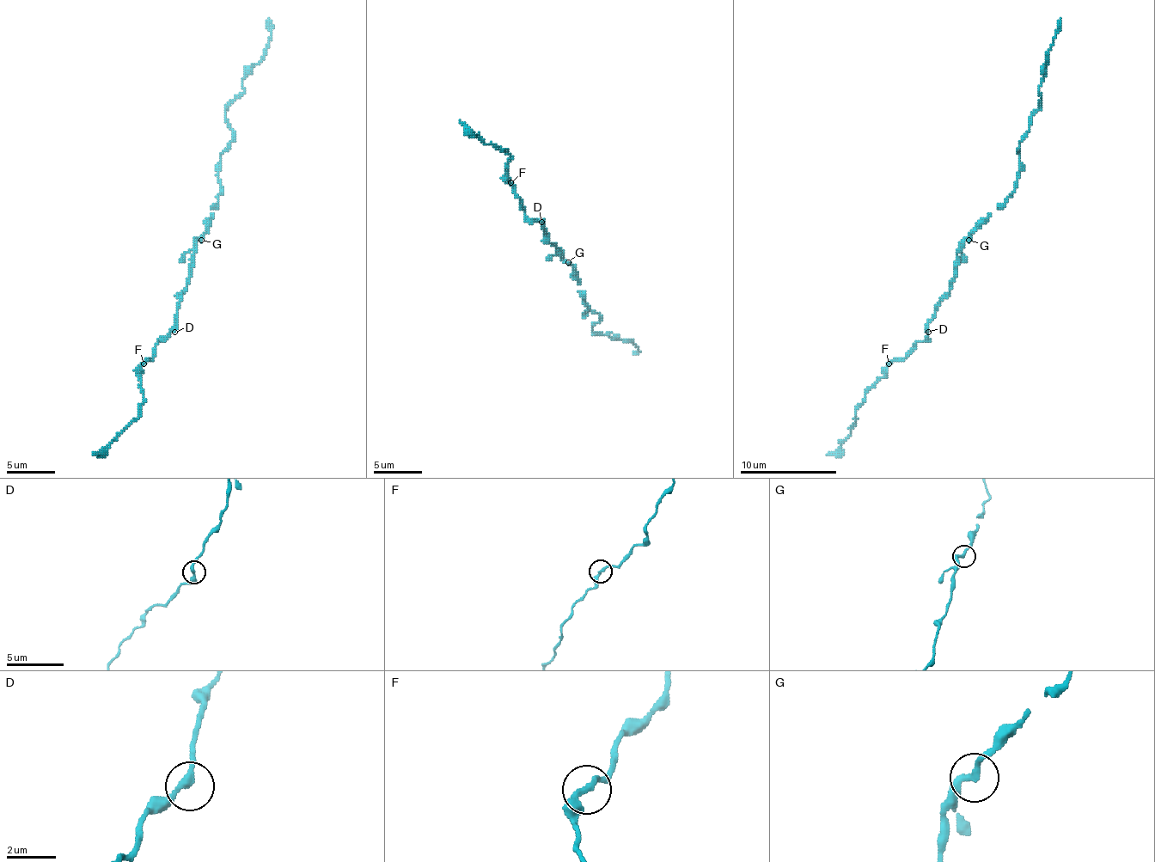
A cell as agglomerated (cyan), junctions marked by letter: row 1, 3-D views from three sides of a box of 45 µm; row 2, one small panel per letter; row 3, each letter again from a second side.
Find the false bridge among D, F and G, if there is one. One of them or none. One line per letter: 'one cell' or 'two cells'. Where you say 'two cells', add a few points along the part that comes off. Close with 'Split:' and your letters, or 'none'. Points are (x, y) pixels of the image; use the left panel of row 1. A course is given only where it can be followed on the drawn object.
D: one cell
F: two cells; foreign part runs (143, 363), (141, 373), (143, 394), (138, 416), (93, 455)
G: one cell
Split: F

